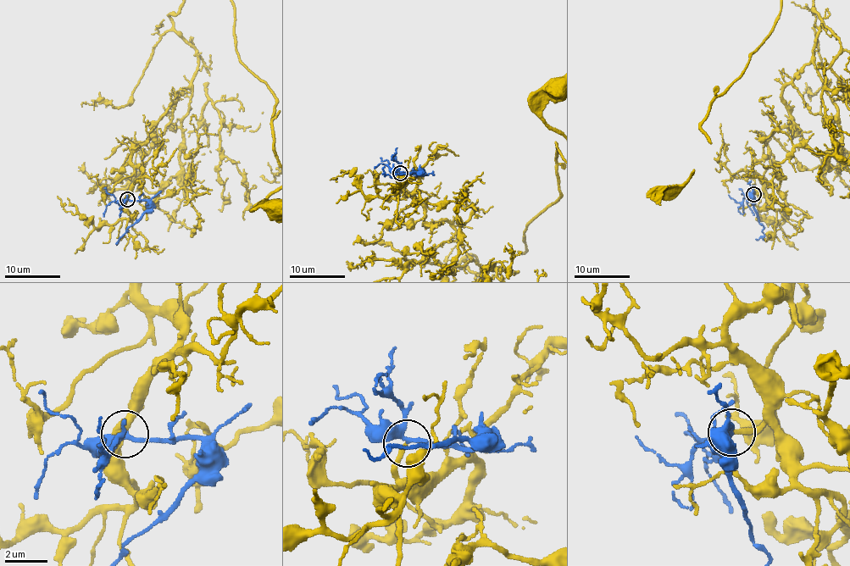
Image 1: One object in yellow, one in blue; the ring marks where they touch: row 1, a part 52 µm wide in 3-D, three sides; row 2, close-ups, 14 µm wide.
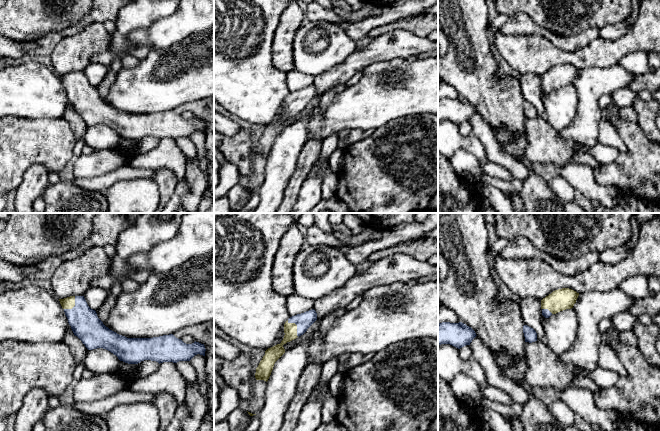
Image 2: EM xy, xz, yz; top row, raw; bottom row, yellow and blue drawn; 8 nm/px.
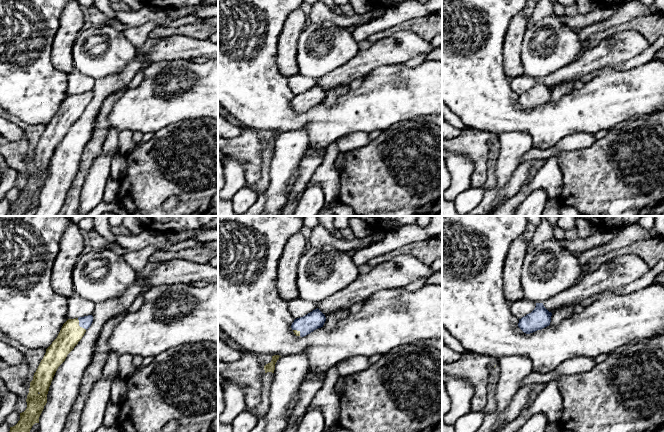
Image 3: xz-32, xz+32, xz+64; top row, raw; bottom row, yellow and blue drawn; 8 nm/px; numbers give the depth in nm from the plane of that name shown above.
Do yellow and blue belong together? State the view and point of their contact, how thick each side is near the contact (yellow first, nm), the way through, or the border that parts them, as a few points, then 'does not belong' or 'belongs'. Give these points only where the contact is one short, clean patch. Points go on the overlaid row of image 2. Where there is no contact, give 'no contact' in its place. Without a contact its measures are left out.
xz (296, 326) | 110/130 nm | across xz (290, 329), (296, 326), (304, 320) | belongs

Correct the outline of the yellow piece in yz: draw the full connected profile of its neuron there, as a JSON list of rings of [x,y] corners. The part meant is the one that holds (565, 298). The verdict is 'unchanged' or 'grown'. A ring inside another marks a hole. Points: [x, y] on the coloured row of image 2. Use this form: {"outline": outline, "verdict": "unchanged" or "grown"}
{"outline": [[[569,288],[553,291],[541,300],[542,315],[549,318],[552,314],[573,308],[579,293]]], "verdict": "grown"}

